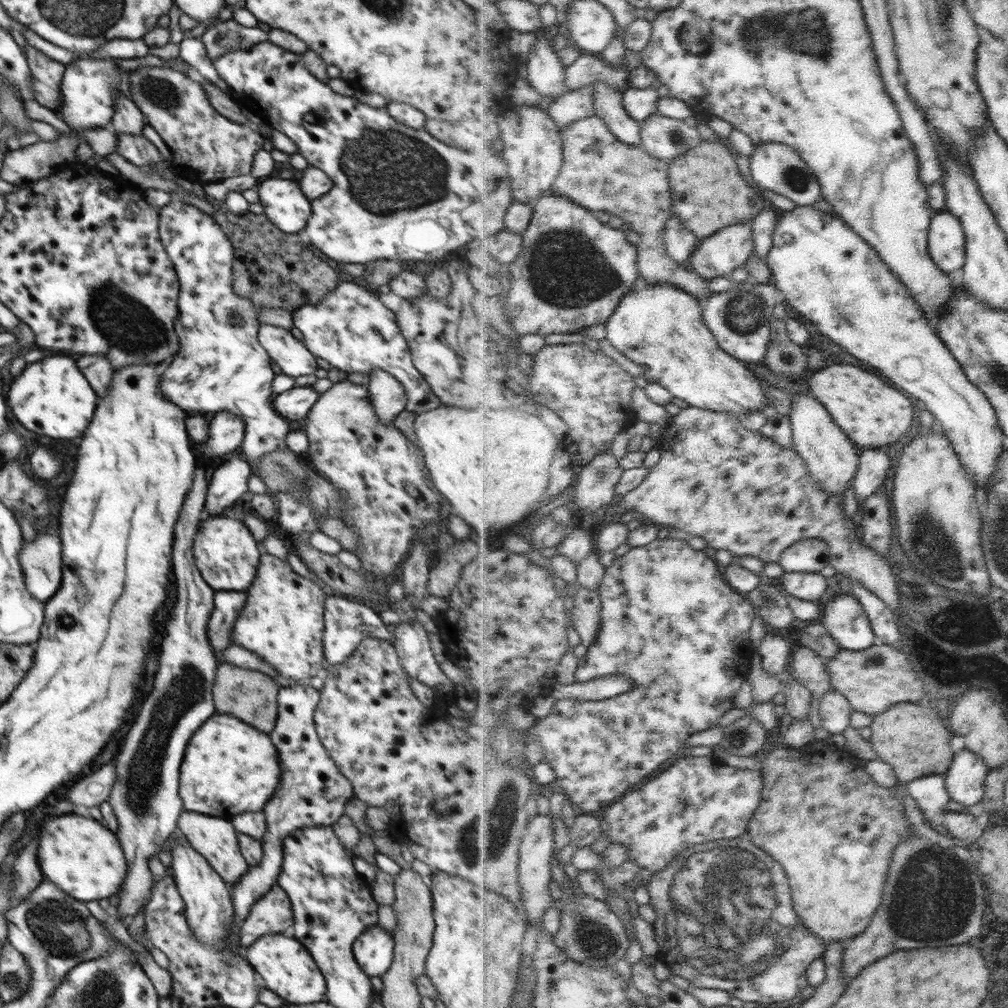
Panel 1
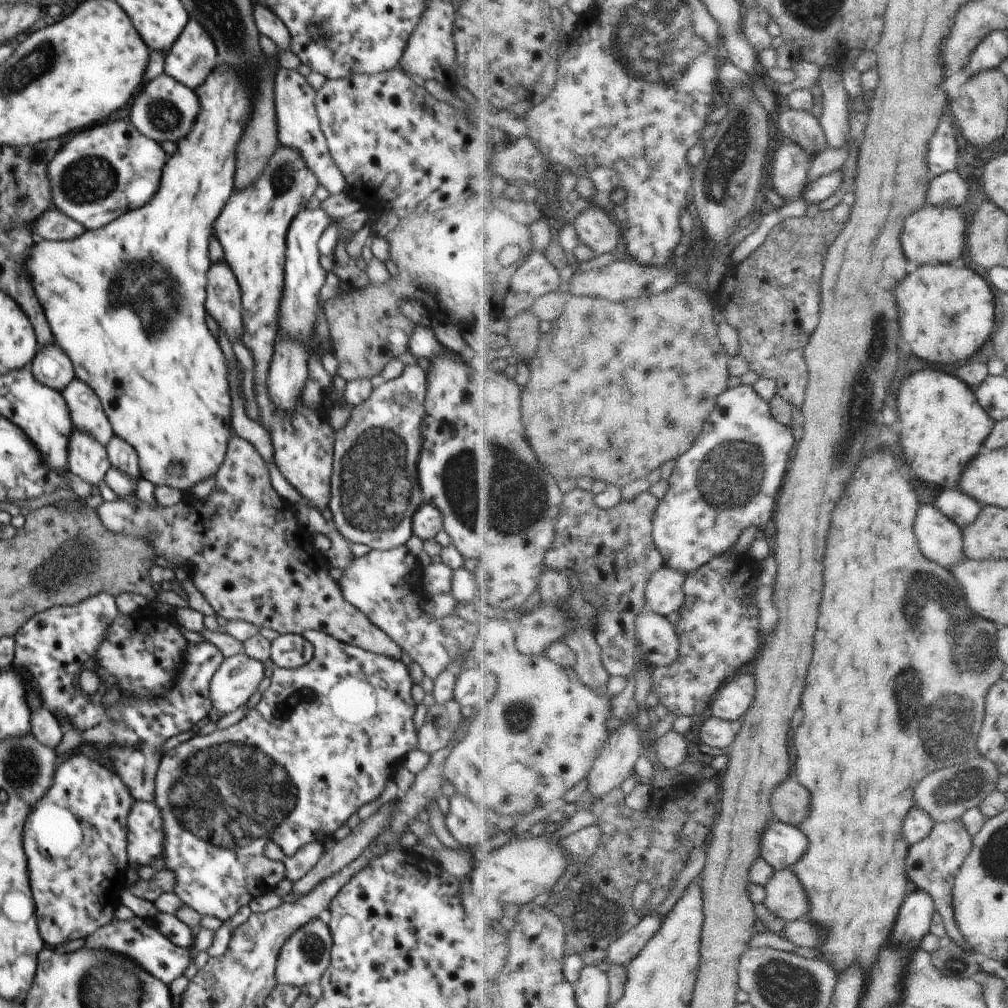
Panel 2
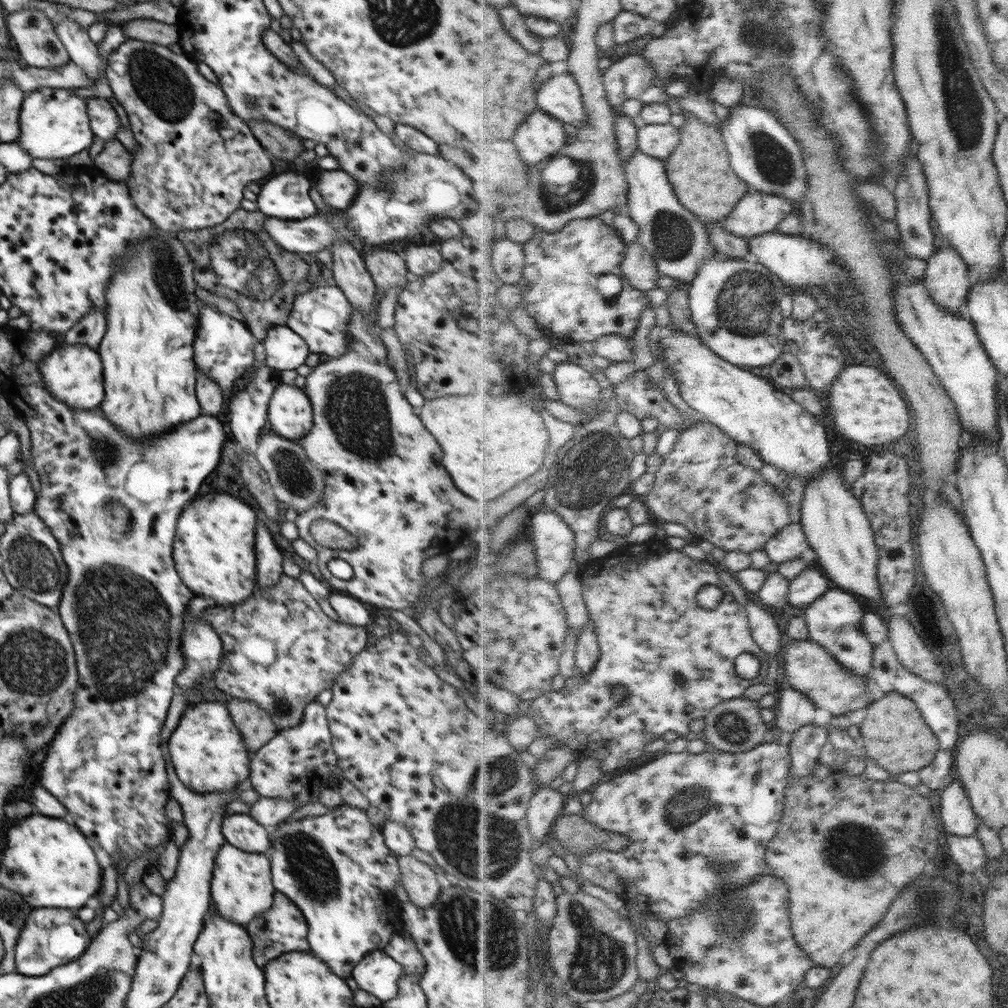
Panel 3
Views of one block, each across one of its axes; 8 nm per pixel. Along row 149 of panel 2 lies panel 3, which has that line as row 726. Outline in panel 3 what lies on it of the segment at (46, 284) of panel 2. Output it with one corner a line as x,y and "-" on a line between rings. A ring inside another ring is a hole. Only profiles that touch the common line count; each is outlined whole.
202,701
194,710
185,708
179,720
176,730
170,734
168,739
168,748
177,776
186,788
198,794
226,792
249,781
252,756
249,755
249,749
243,743
242,734
228,712
226,702

